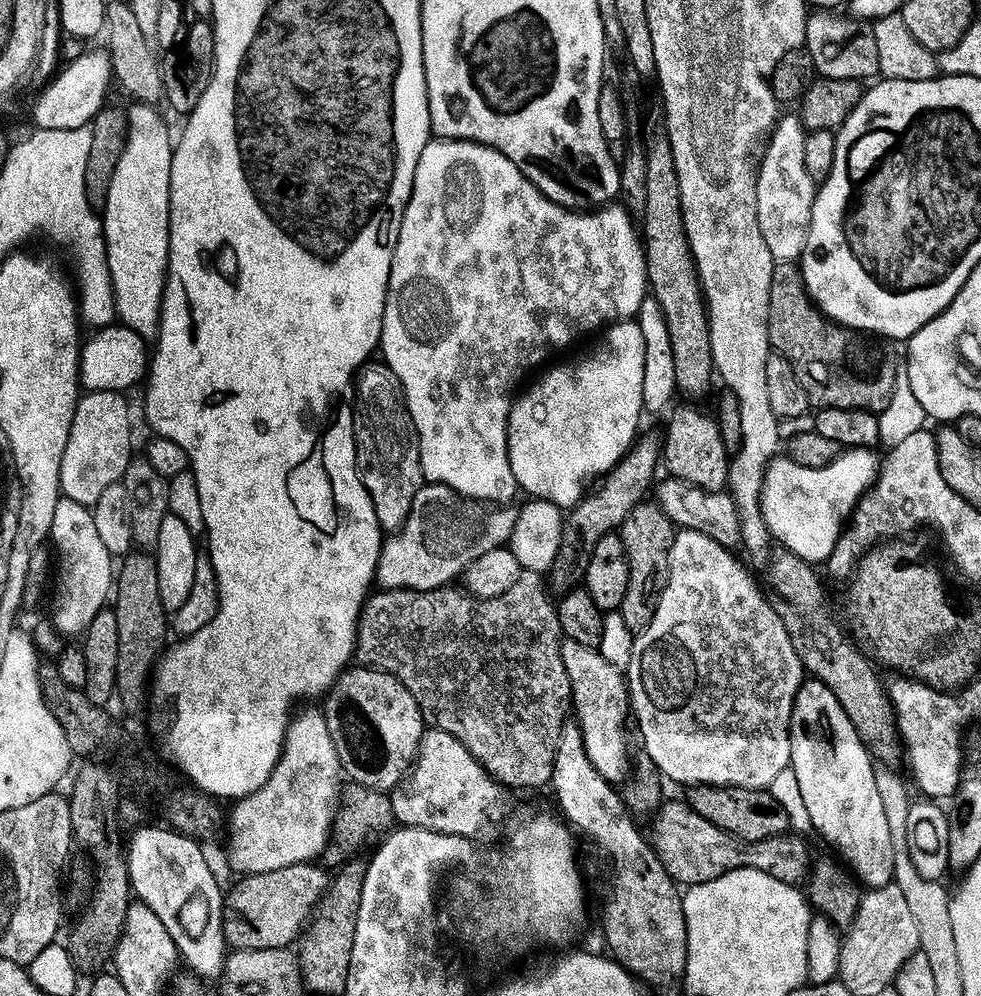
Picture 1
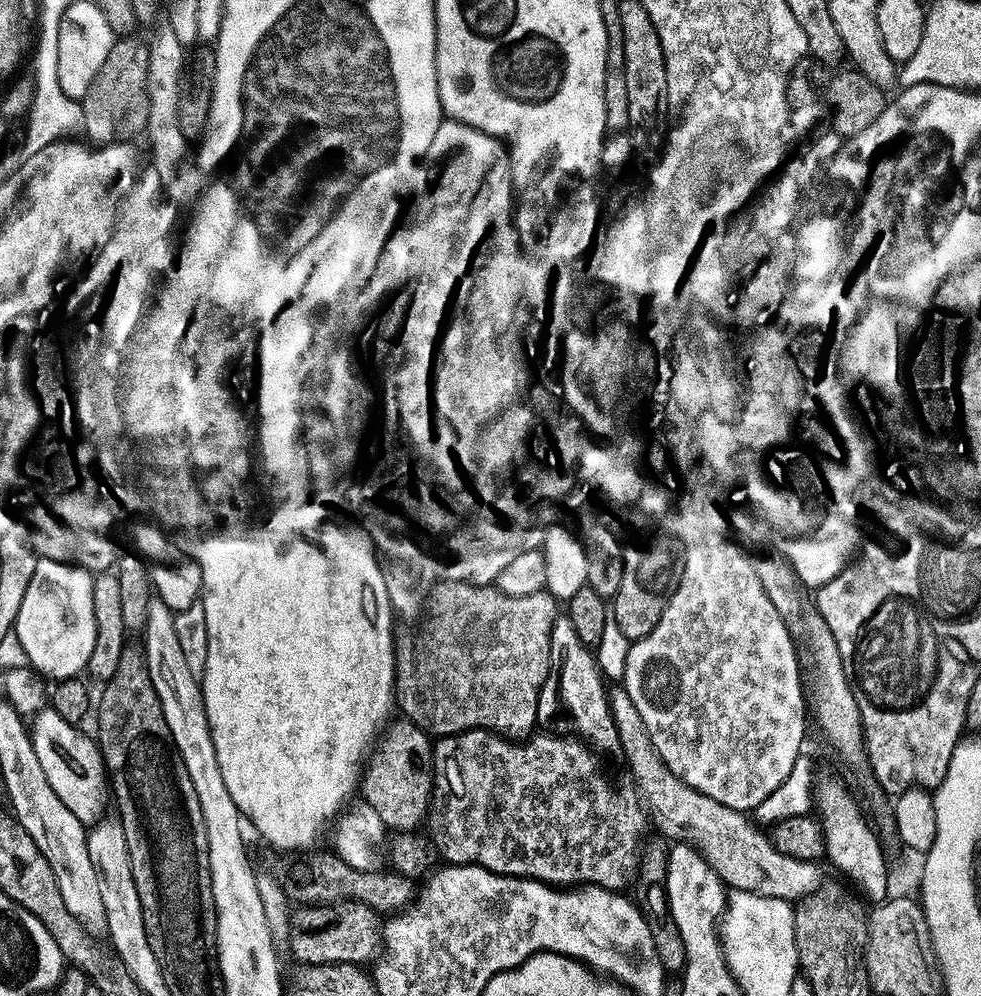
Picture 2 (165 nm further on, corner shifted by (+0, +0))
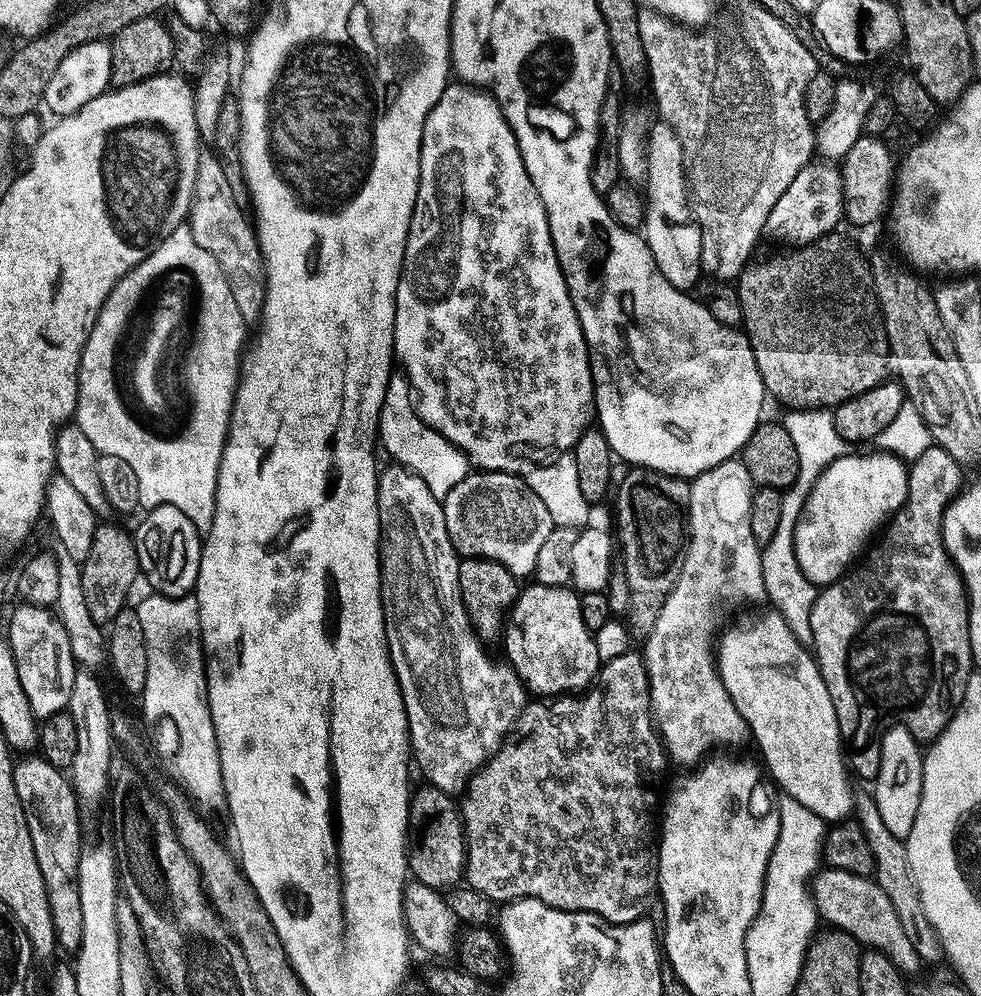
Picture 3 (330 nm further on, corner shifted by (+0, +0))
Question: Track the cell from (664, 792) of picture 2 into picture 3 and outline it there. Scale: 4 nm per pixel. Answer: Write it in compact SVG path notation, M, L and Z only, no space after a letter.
M825 867L811 881L810 895L816 905L819 919L823 923L824 920L828 923L825 925L842 932L849 932L857 944L871 946L875 951L884 953L904 974L922 968L921 958L906 938L897 911L874 879L850 874L846 870Z

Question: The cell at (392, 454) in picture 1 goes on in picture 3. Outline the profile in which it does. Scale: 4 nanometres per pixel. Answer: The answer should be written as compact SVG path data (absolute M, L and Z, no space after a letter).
M395 462L389 463L389 465L385 472L383 469L379 473L376 482L376 493L378 494L376 505L380 511L380 597L384 611L386 638L388 639L388 656L392 660L392 668L396 671L396 680L400 683L400 693L404 699L404 709L408 719L408 743L414 753L415 767L417 764L424 771L426 778L424 780L429 785L449 794L460 794L467 789L472 773L479 772L481 766L487 764L488 759L498 751L500 745L509 739L510 733L515 729L516 721L519 720L520 715L530 703L530 693L520 681L520 675L513 670L511 664L501 662L500 665L496 665L484 653L485 645L477 636L476 629L472 627L472 619L468 616L458 582L458 566L461 557L450 542L450 534L446 534L443 503L433 497L432 492L422 482L422 478L415 472L409 470L405 465Z

